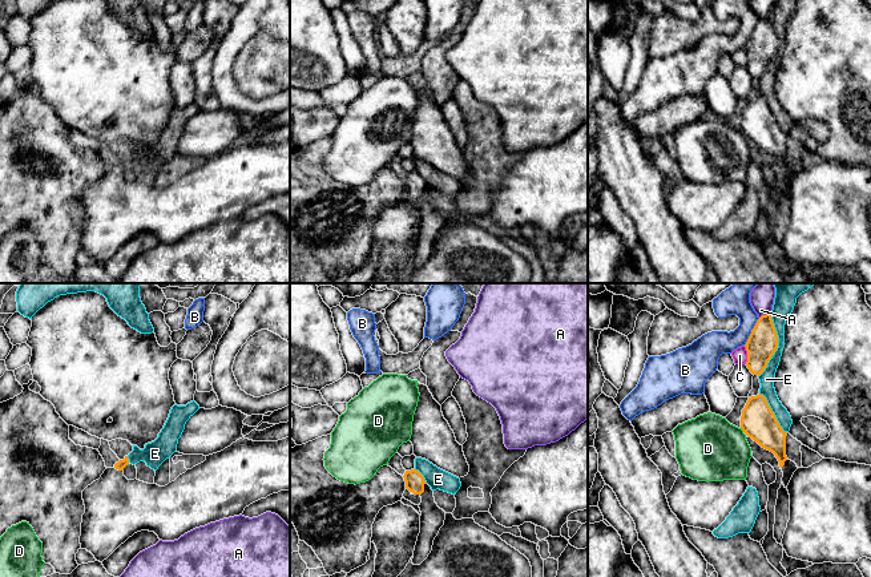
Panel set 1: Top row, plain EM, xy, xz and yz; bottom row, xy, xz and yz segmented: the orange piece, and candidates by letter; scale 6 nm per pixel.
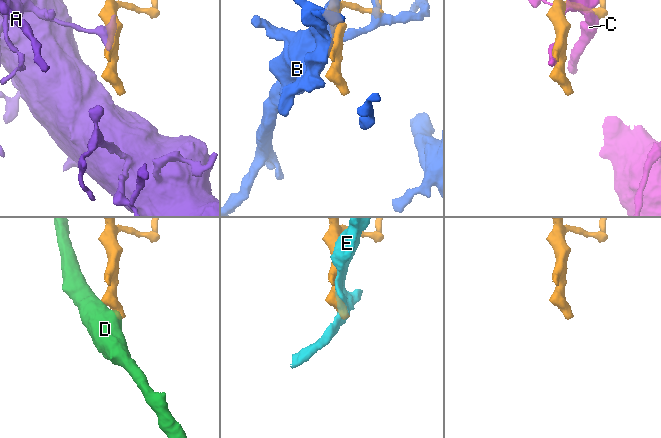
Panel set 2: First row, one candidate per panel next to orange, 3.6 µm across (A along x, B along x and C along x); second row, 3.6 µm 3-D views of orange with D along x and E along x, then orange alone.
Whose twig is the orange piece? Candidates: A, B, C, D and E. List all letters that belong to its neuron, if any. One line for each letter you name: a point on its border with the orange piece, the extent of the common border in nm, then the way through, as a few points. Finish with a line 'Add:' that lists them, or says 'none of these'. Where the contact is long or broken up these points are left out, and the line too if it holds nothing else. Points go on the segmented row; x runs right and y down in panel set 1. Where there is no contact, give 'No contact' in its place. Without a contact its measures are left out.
Add: none of these

